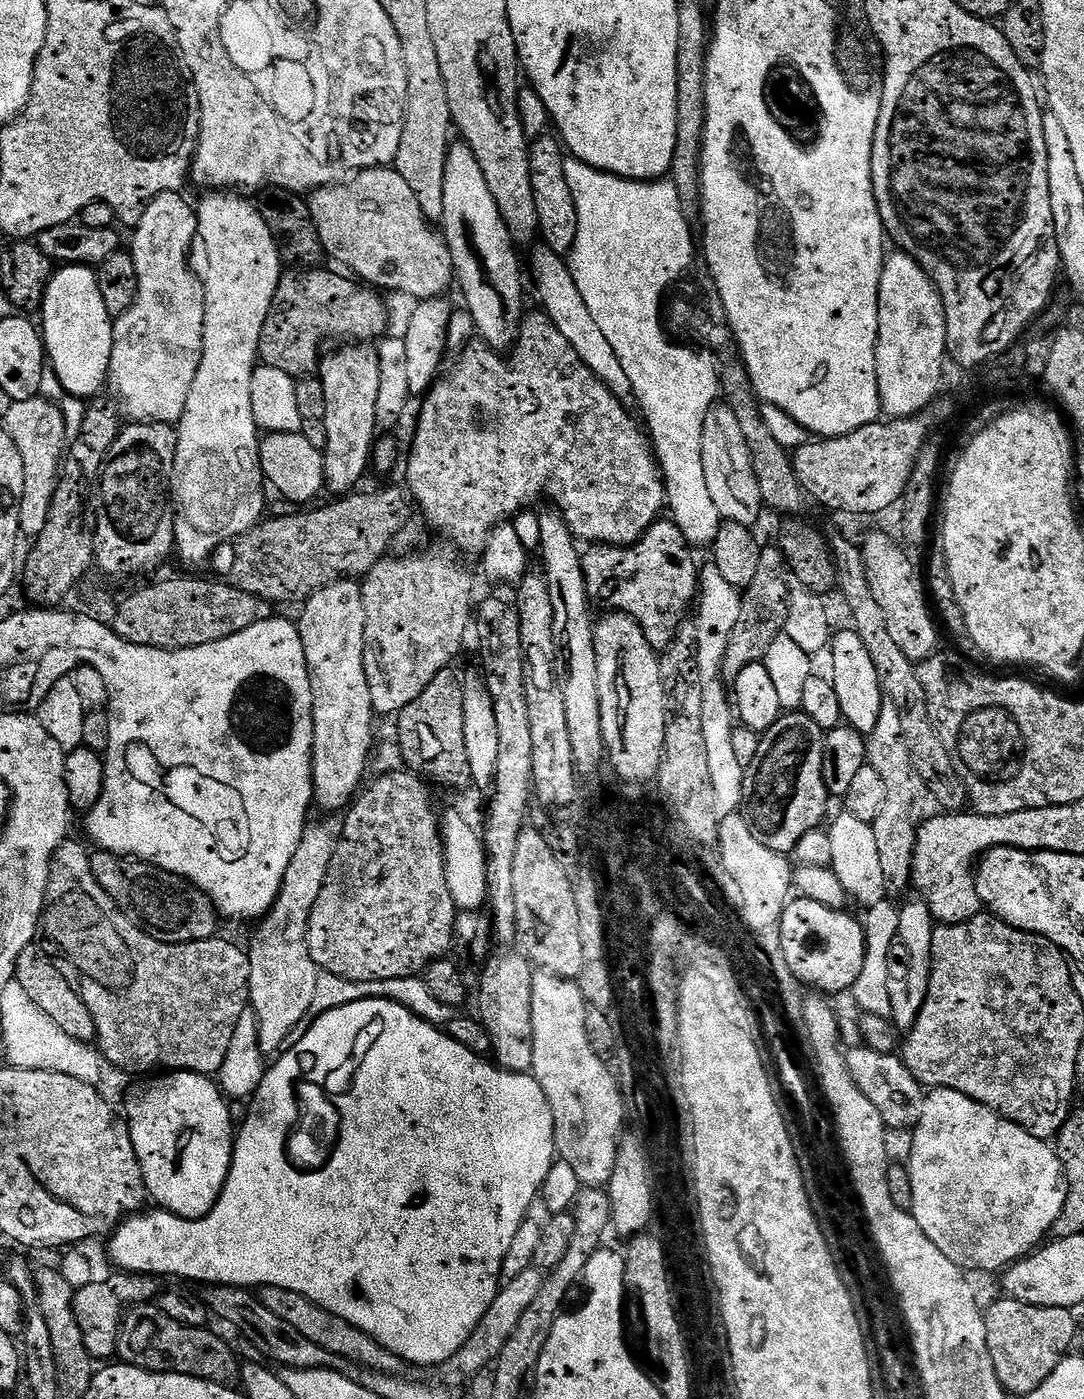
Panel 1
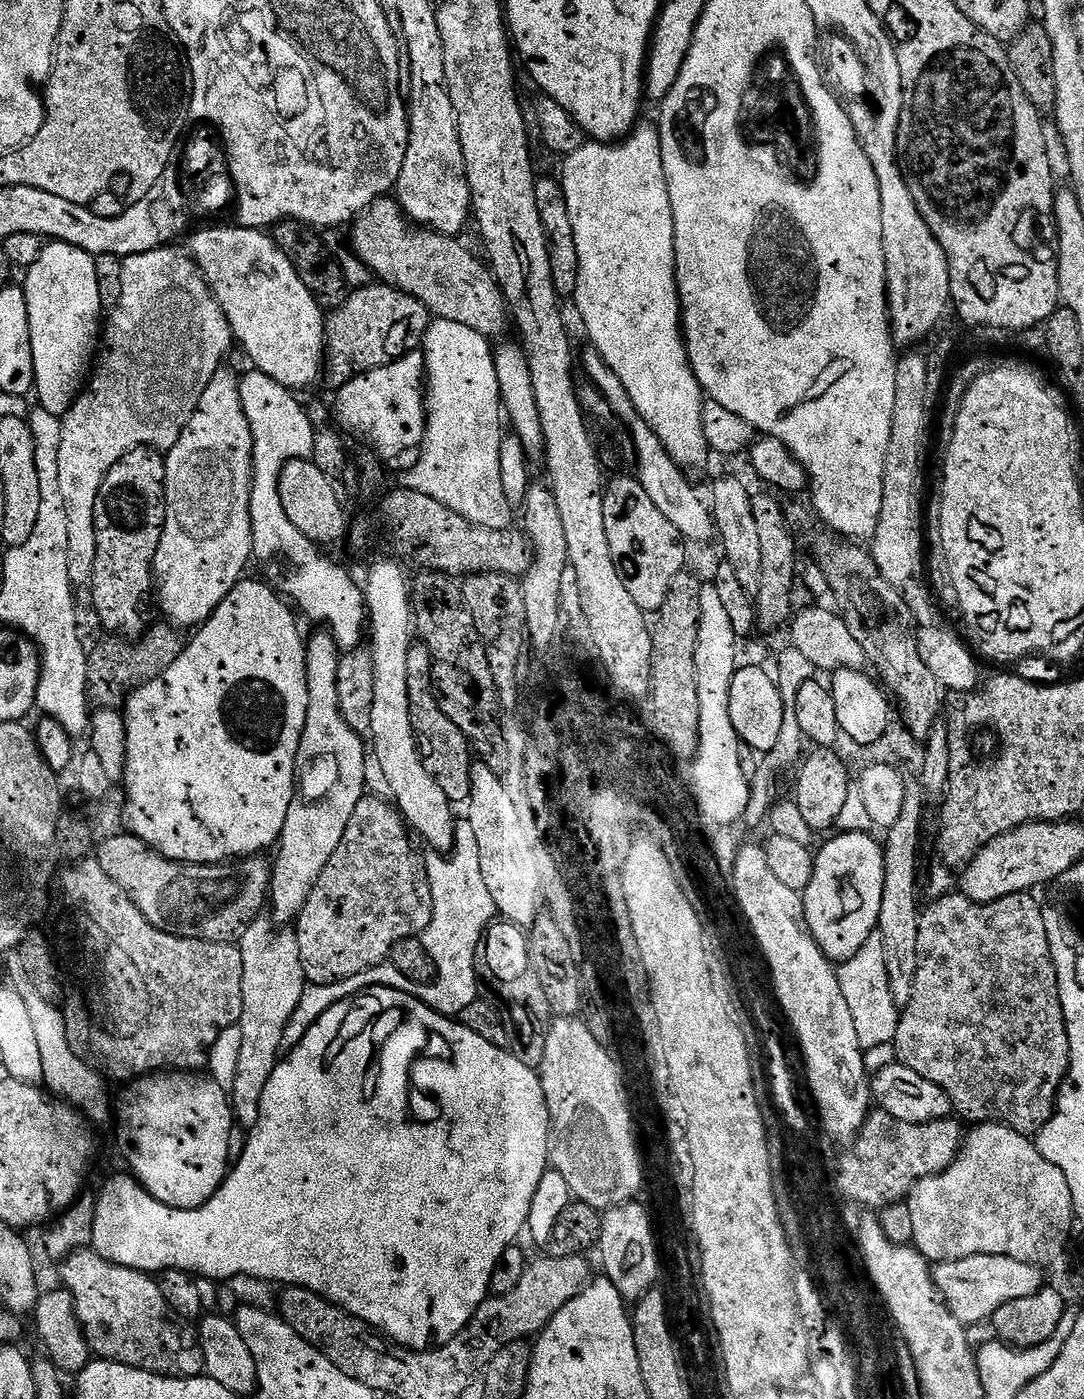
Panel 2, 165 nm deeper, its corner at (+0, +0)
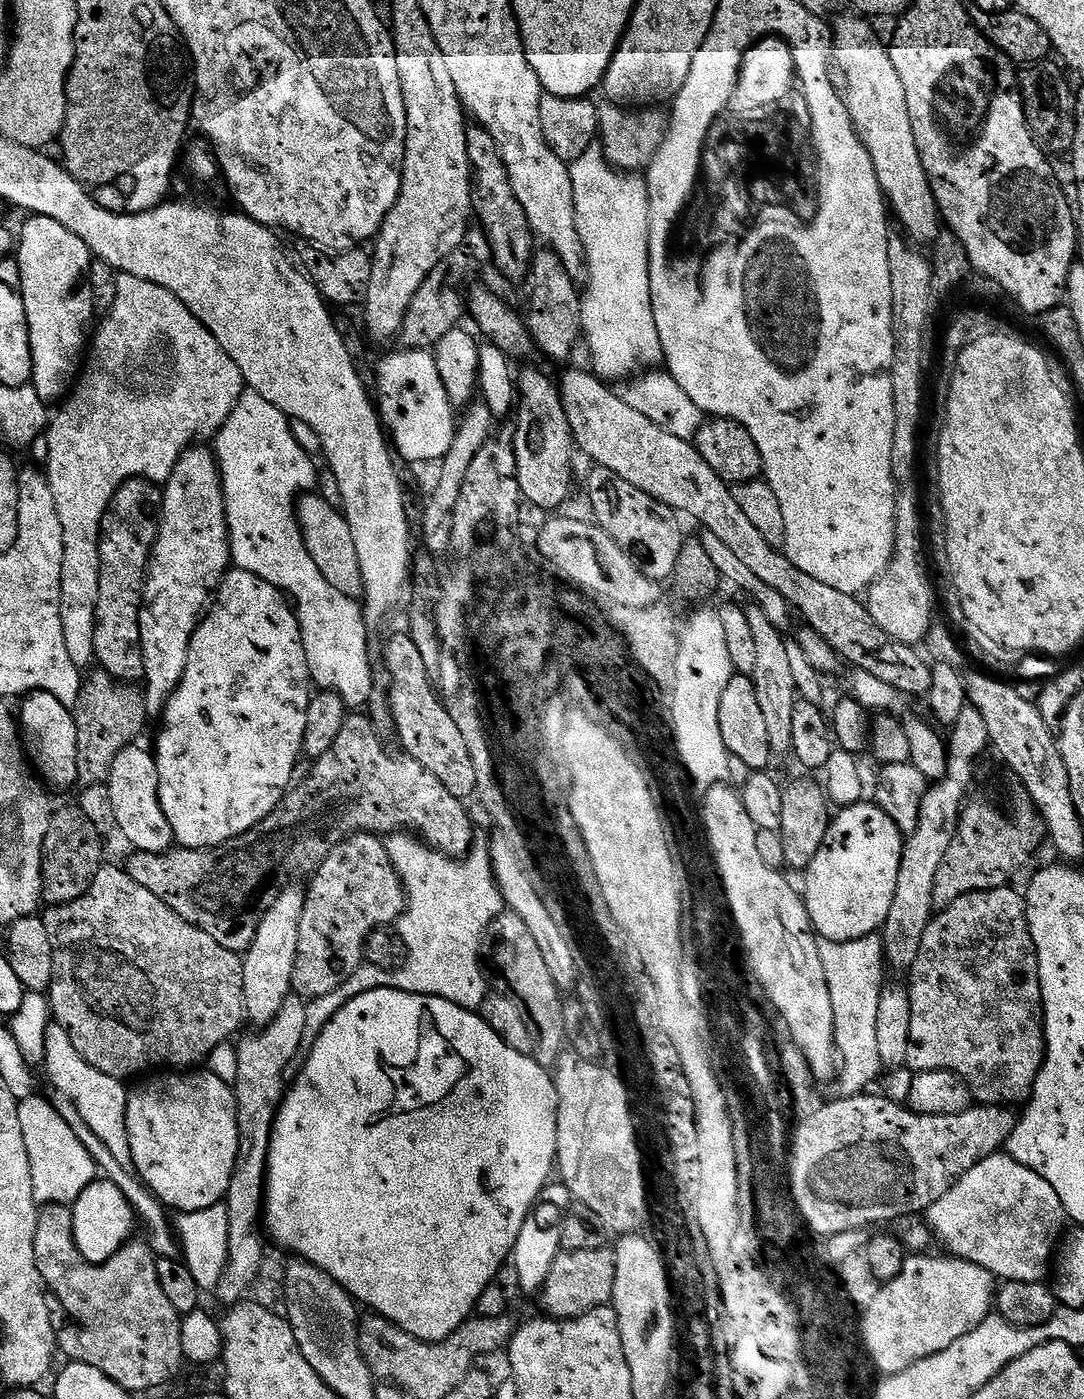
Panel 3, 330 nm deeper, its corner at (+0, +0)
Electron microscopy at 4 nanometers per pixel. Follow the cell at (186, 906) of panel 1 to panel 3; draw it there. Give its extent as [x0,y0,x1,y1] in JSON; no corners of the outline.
[126,714,474,954]

